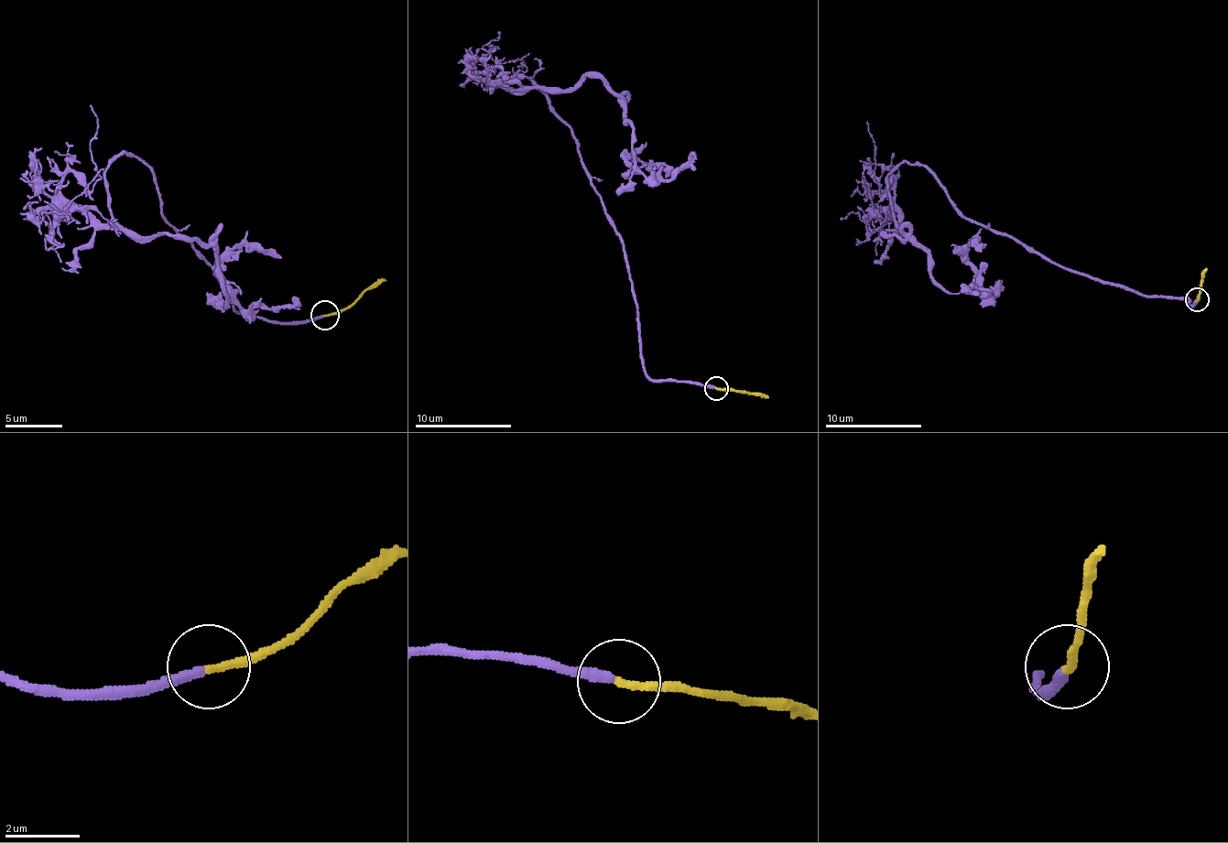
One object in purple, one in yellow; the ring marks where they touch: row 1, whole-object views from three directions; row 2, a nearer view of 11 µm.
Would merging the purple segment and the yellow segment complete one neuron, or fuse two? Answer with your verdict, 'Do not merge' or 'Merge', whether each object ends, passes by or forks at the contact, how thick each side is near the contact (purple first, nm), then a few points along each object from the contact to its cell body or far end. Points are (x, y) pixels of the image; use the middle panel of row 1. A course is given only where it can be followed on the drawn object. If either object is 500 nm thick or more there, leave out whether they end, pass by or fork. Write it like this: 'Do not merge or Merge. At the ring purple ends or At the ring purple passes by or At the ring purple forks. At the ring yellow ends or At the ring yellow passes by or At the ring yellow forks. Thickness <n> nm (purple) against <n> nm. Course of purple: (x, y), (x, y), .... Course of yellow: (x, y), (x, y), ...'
Merge. At the ring purple ends. At the ring yellow ends. Thickness 260 nm (purple) against 200 nm. Course of purple: (714, 387), (644, 368), (622, 240), (530, 80), (598, 77), (632, 125), (627, 159), (680, 171). Course of yellow: (717, 387), (767, 397)

